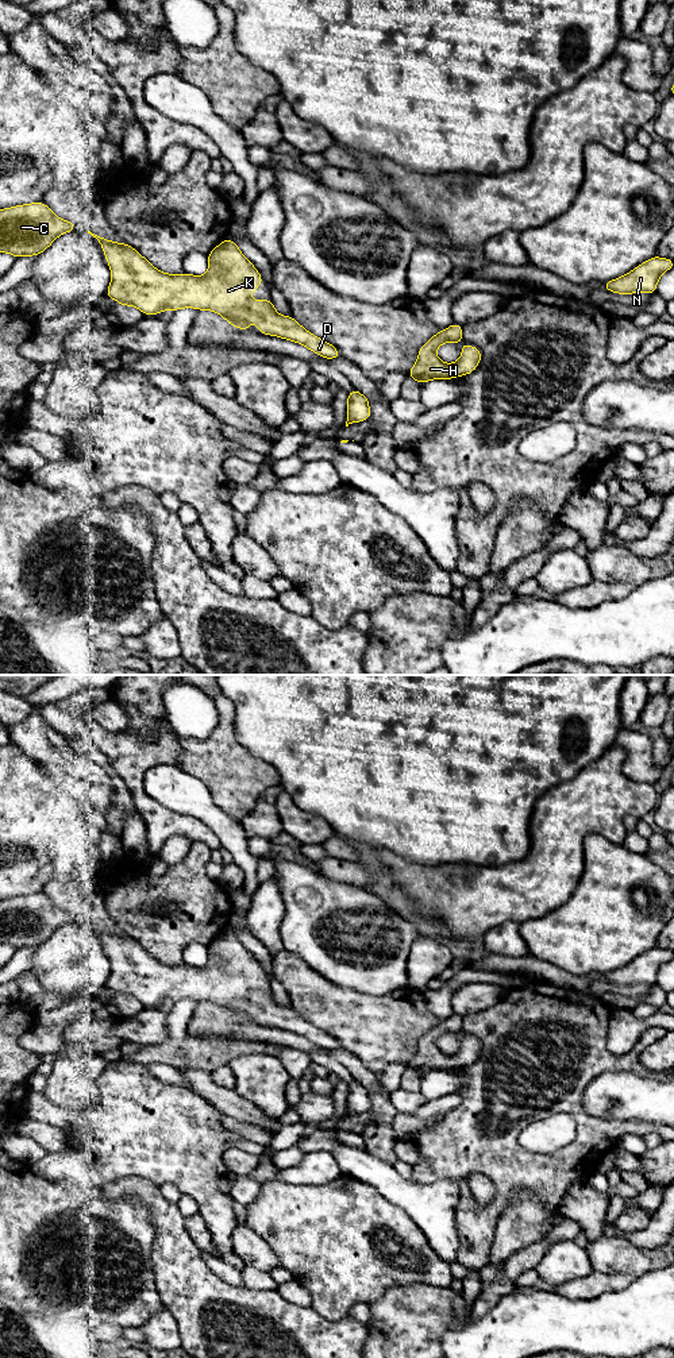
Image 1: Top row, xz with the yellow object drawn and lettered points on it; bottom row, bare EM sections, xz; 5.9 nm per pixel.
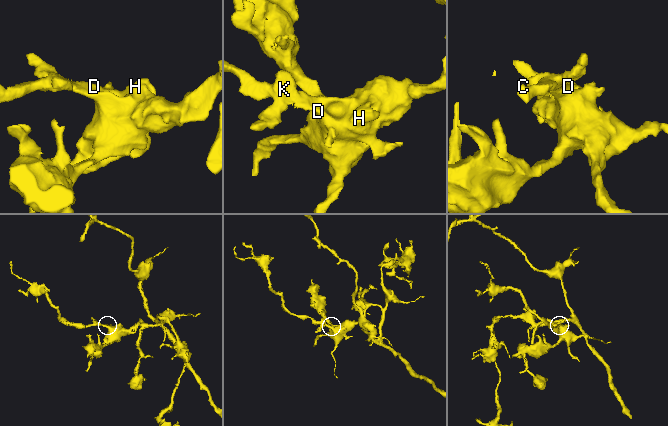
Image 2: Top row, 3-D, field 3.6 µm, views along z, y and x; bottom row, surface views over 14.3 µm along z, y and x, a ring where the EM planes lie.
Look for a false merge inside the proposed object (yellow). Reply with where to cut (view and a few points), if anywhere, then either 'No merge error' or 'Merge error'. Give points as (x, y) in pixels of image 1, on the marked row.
No split. No merge error

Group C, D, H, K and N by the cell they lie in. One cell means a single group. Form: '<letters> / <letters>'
C D H K N

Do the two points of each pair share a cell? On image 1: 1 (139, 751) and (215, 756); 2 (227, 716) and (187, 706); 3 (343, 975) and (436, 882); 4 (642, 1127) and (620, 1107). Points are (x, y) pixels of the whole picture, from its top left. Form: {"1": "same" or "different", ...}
{"1": "different", "2": "different", "3": "different", "4": "different"}

